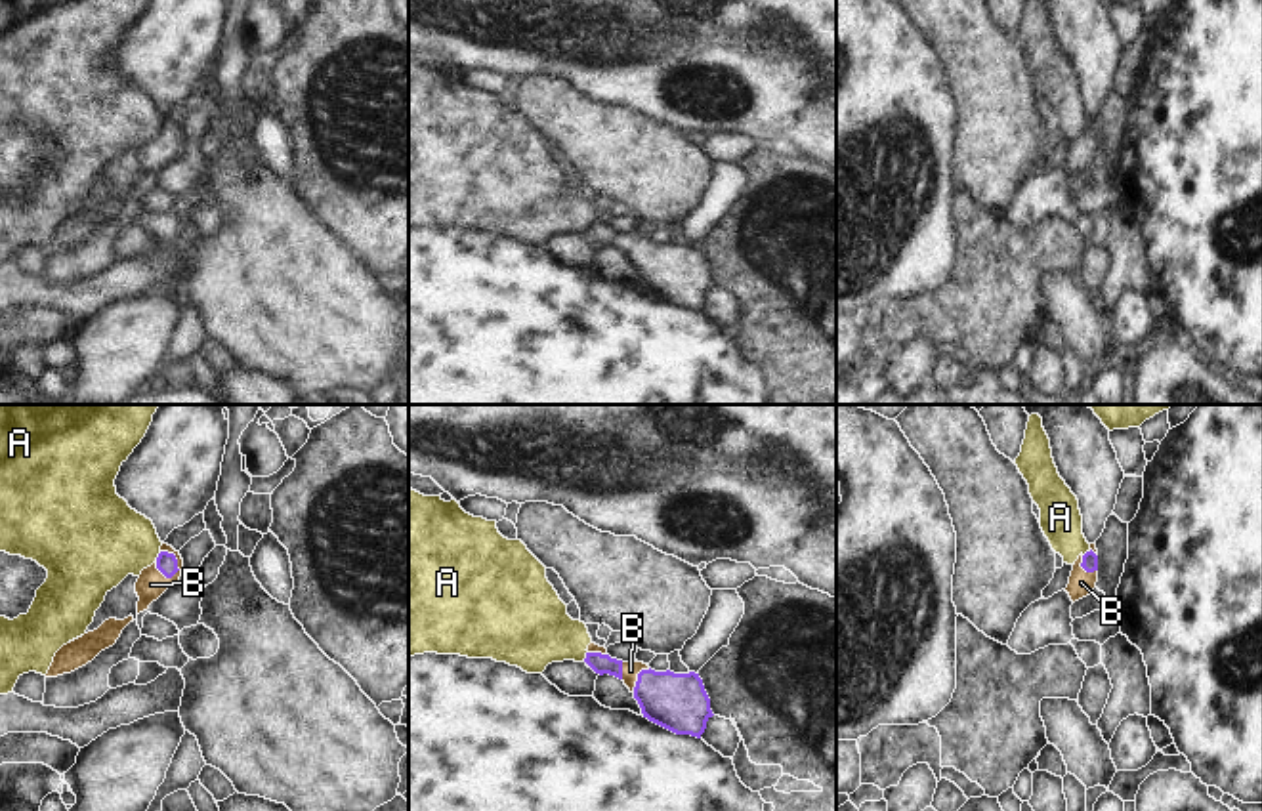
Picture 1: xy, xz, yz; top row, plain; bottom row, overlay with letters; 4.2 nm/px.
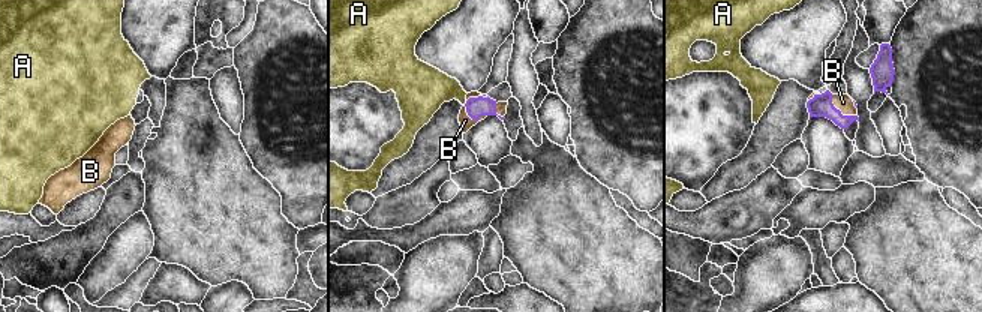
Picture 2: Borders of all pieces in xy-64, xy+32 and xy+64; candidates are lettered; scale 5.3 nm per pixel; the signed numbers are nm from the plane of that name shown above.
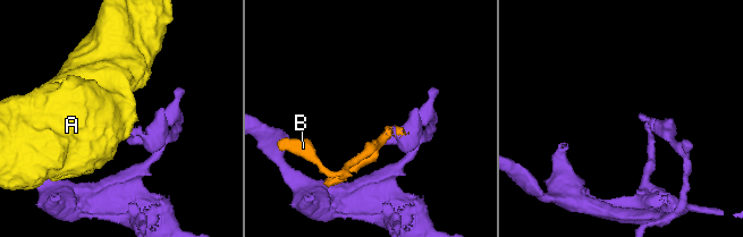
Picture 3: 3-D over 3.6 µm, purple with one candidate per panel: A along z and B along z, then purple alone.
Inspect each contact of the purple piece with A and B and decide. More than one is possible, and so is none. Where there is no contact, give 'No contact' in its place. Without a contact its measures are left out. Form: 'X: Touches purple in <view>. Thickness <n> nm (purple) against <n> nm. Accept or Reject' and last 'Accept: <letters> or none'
A: Touches purple in xz. Thickness 80 nm (purple) against 300 nm. Reject
B: Touches purple in xy. Thickness 90 nm (purple) against 120 nm. Accept
Accept: B

